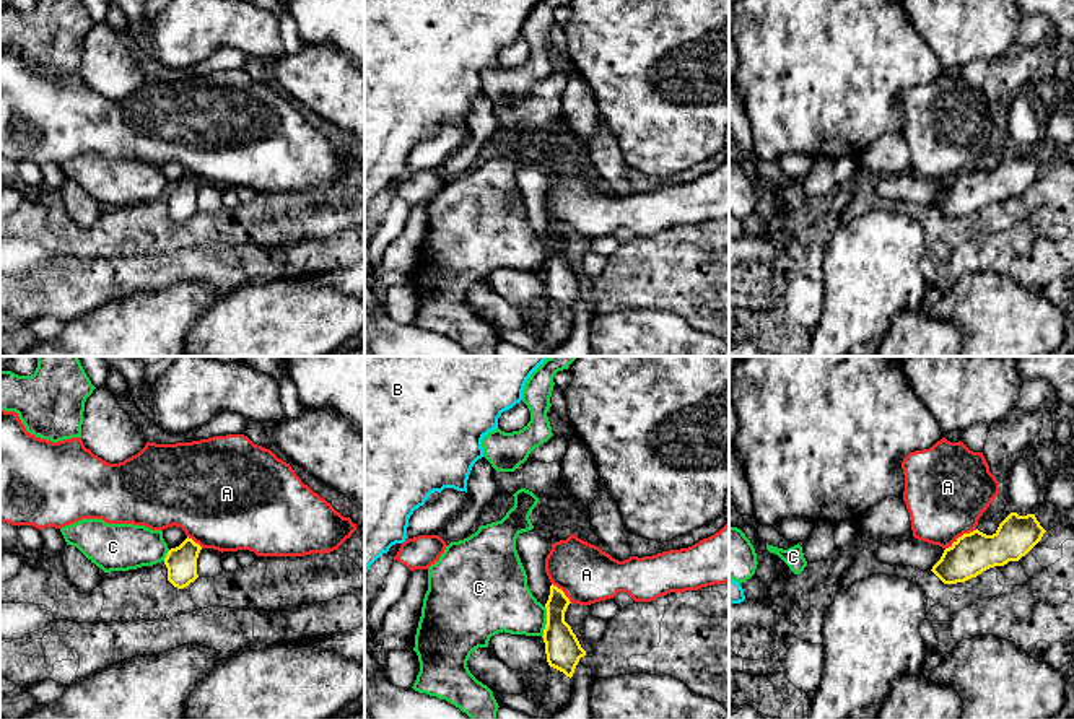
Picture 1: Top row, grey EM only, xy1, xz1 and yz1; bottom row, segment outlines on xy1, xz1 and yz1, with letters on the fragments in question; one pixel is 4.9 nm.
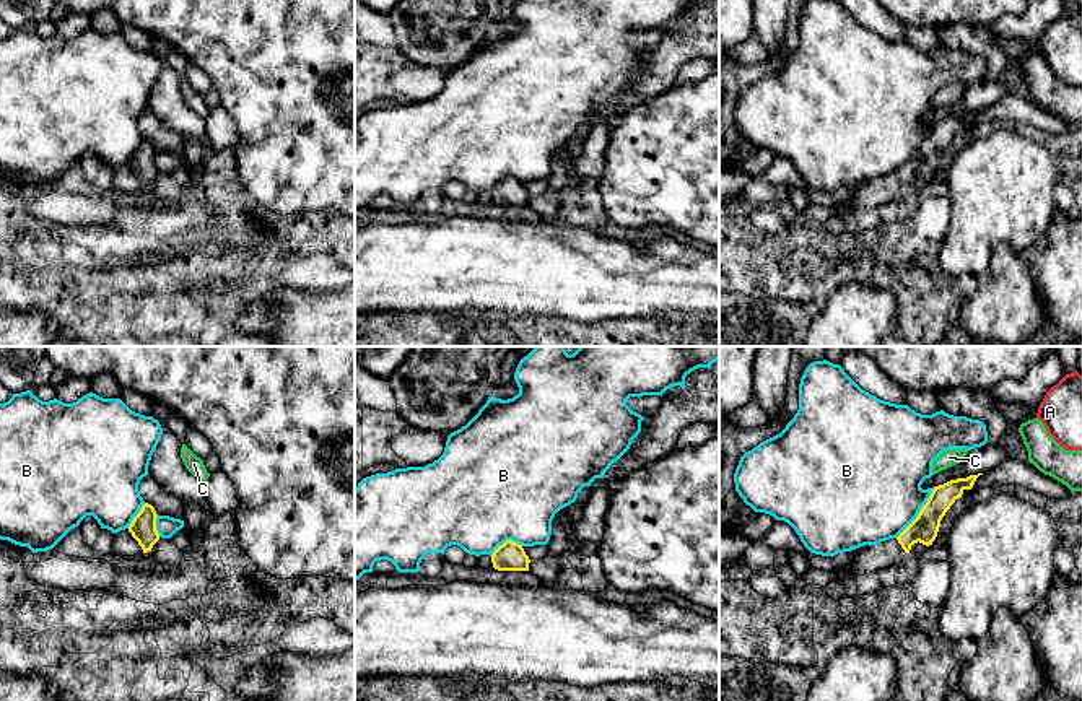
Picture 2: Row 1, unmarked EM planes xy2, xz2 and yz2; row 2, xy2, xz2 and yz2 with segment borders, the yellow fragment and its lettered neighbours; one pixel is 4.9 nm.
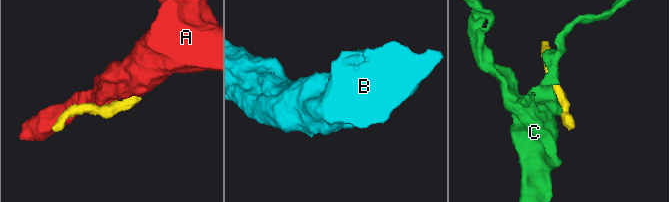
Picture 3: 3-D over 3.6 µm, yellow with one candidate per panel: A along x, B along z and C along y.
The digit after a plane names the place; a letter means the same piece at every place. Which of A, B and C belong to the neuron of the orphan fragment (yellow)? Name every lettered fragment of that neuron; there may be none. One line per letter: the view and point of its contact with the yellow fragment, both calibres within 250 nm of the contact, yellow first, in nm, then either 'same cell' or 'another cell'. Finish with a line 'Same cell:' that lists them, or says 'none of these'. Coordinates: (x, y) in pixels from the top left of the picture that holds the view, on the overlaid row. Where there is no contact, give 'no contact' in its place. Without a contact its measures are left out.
A: meets yellow in yz1 at (962, 535); 200 nm thick on the yellow side, 420 nm on the other; another cell
B: meets yellow in yz2 at (920, 513); 140 nm thick on the yellow side, 460 nm on the other; another cell
C: meets yellow in xz1 at (547, 622); 180 nm thick on the yellow side, 300 nm on the other; another cell
Same cell: none of these

